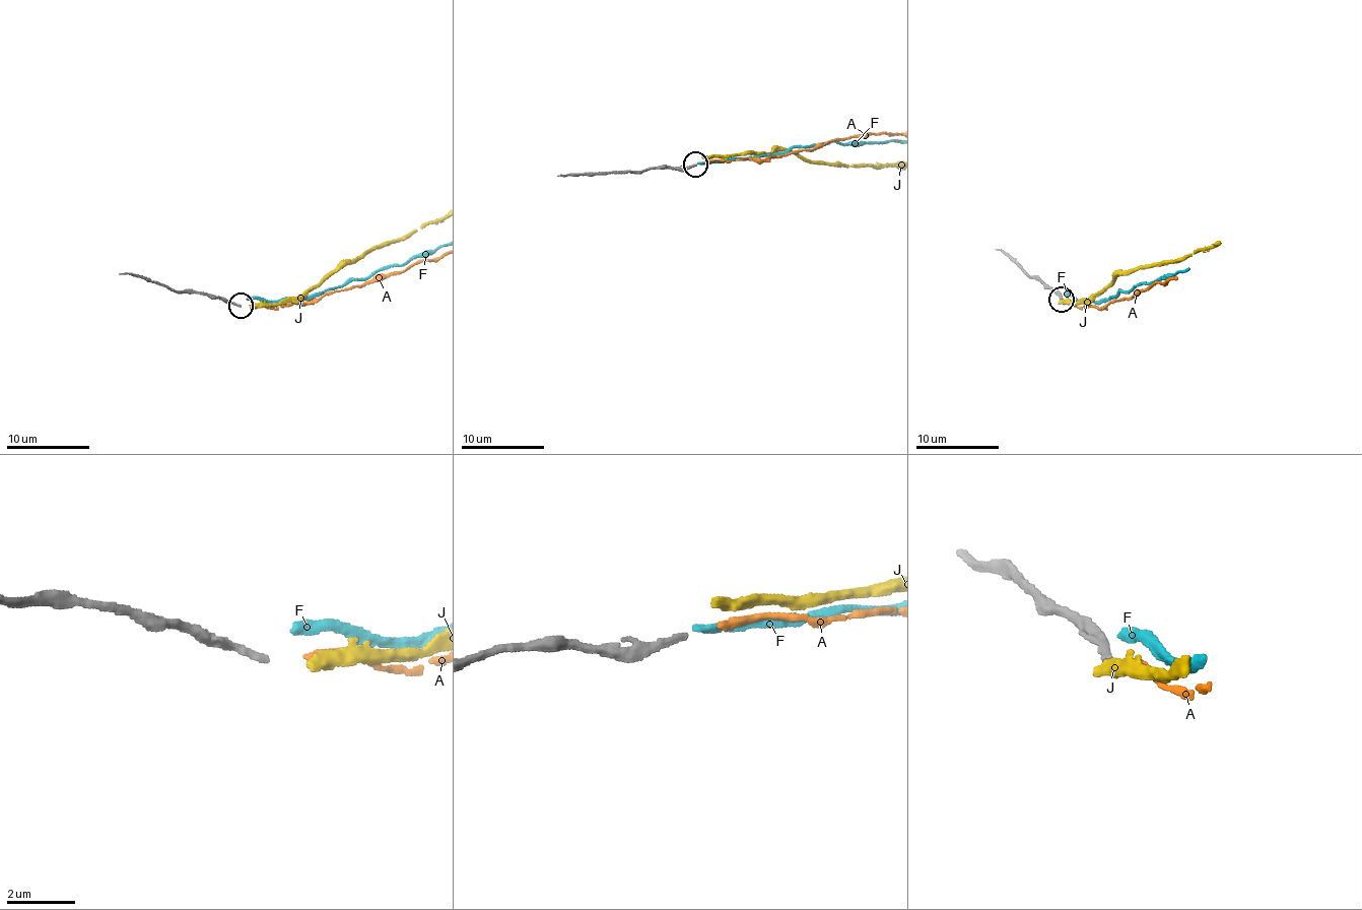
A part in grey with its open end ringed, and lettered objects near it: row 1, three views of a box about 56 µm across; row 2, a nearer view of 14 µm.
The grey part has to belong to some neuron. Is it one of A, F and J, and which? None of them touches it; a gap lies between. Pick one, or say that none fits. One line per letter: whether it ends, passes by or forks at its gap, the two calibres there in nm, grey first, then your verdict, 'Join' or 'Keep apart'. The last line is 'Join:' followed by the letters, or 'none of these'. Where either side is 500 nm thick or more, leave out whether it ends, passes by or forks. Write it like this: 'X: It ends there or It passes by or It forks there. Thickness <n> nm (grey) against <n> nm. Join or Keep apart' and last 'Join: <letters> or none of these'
A: It ends there. Thickness 200 nm (grey) against 220 nm. Join
F: It ends there. Thickness 200 nm (grey) against 240 nm. Keep apart
J: It ends there. Thickness 200 nm (grey) against 320 nm. Keep apart
Join: A

